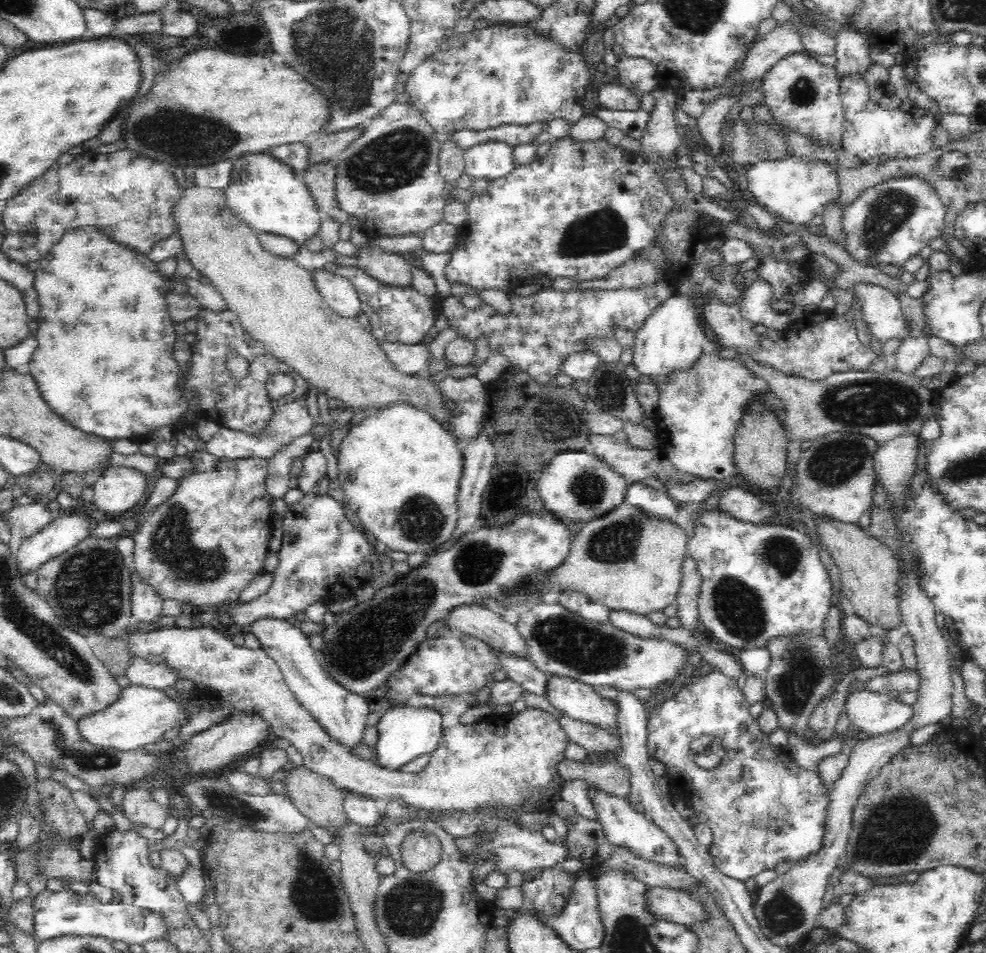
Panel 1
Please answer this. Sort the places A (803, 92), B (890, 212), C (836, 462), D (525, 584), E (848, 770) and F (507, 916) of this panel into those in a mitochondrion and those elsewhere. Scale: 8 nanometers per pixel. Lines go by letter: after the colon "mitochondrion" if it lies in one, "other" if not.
A: mitochondrion
B: mitochondrion
C: mitochondrion
D: other
E: other
F: other

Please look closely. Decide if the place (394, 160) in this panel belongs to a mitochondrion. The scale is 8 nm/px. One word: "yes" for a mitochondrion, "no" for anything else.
yes

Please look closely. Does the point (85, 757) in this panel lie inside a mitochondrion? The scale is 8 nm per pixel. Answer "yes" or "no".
yes

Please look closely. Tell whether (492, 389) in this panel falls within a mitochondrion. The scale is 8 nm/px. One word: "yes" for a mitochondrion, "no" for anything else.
no

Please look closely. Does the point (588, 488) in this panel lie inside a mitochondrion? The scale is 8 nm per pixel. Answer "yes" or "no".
yes

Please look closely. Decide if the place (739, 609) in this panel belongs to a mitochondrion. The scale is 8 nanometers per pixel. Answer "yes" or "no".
yes

